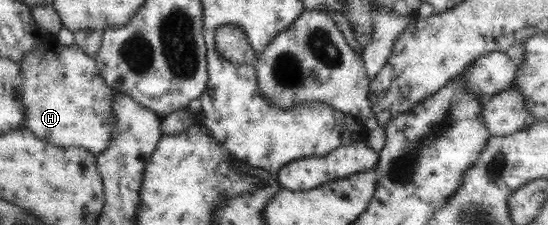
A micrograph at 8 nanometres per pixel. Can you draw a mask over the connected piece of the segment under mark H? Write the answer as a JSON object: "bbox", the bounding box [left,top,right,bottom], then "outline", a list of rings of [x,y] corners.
{"bbox":[18,37,113,155],"outline":[[[44,37],[18,63],[22,89],[19,101],[24,105],[23,127],[37,139],[59,147],[82,147],[97,155],[112,138],[113,90],[98,74],[94,58],[85,55],[75,43],[63,47],[53,37]]]}

